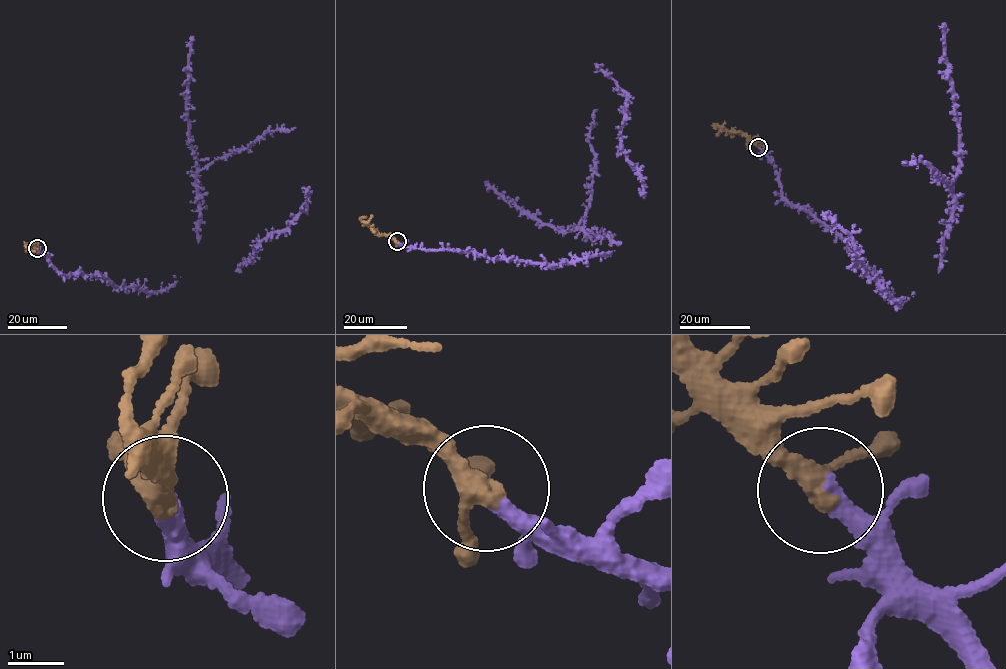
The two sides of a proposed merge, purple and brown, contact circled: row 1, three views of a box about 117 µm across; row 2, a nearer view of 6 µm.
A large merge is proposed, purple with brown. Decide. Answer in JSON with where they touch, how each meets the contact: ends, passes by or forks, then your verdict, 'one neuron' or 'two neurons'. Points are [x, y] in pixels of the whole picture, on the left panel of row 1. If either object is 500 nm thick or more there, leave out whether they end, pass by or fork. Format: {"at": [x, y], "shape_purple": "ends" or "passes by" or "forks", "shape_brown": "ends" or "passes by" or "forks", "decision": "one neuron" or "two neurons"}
{"at": [37, 248], "shape_purple": "ends", "shape_brown": "passes by", "decision": "one neuron"}

